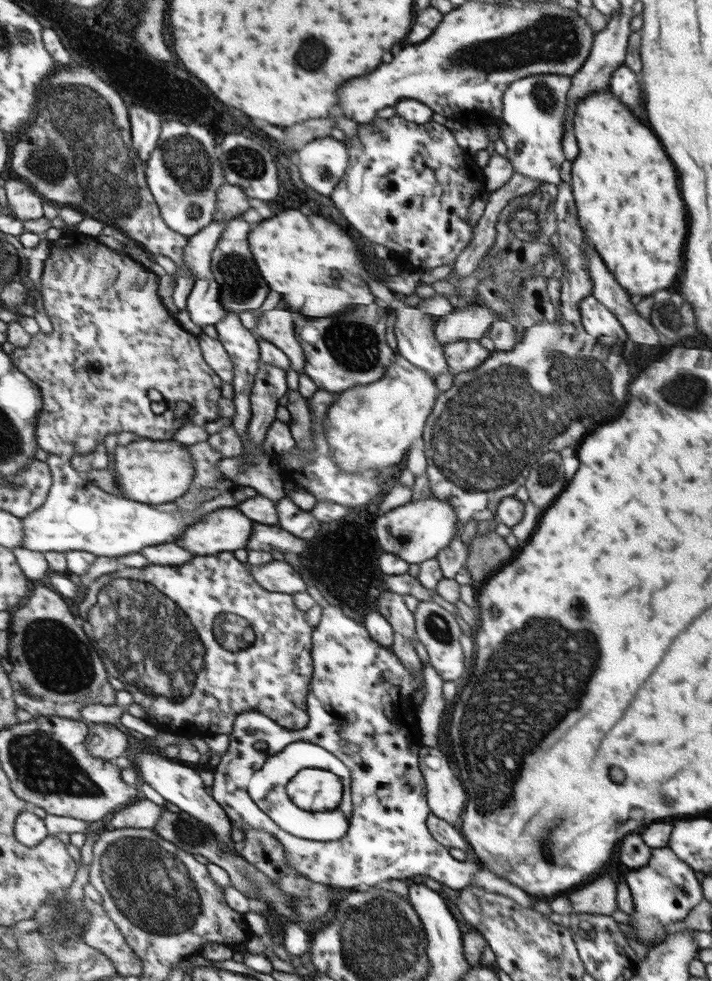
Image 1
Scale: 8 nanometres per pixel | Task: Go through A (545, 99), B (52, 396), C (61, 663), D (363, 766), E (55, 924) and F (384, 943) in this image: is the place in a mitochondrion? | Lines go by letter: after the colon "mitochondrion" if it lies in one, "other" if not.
A: mitochondrion
B: other
C: mitochondrion
D: other
E: mitochondrion
F: mitochondrion

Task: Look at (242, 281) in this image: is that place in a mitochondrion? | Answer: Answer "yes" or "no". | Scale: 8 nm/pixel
yes

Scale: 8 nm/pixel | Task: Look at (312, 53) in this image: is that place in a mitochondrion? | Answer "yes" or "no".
yes

